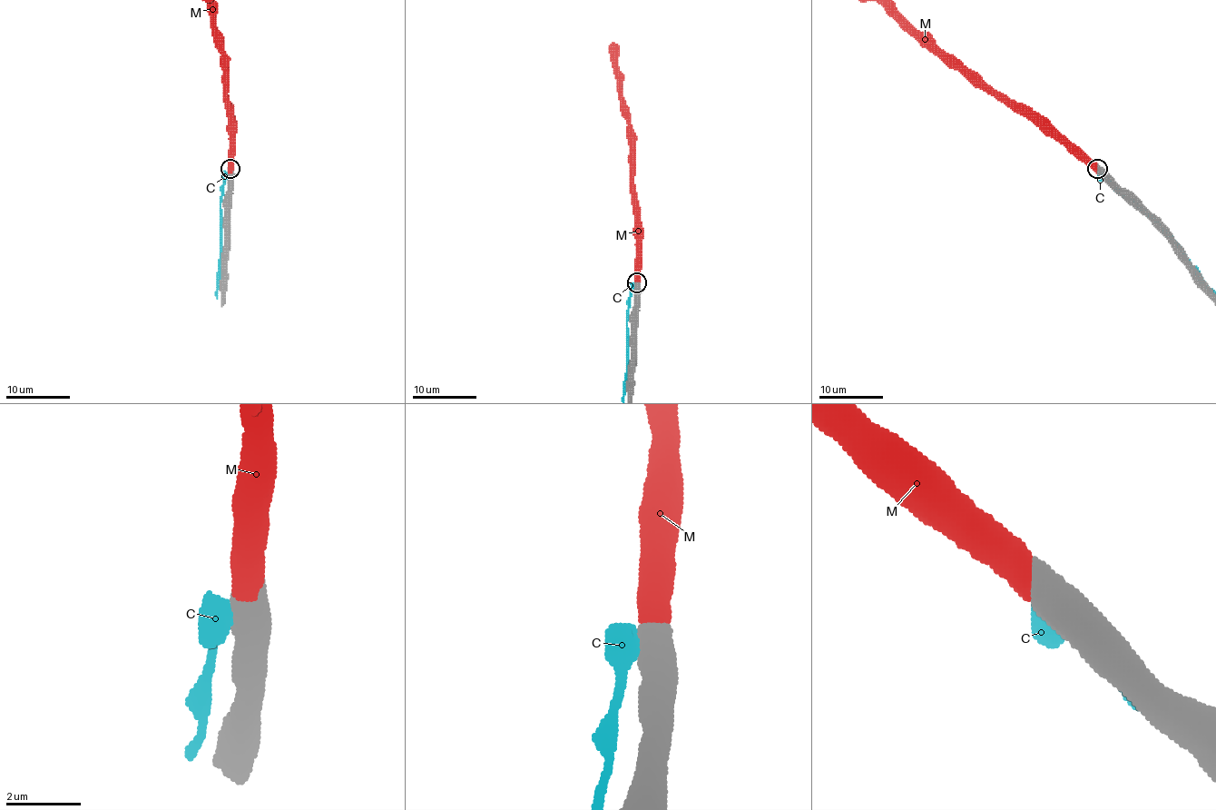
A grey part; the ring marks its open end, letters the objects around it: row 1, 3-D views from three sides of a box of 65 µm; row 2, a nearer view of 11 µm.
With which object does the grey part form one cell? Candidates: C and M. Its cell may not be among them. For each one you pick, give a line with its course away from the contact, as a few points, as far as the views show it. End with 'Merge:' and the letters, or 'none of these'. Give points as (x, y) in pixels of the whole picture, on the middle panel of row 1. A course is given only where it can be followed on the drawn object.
Merge: M

